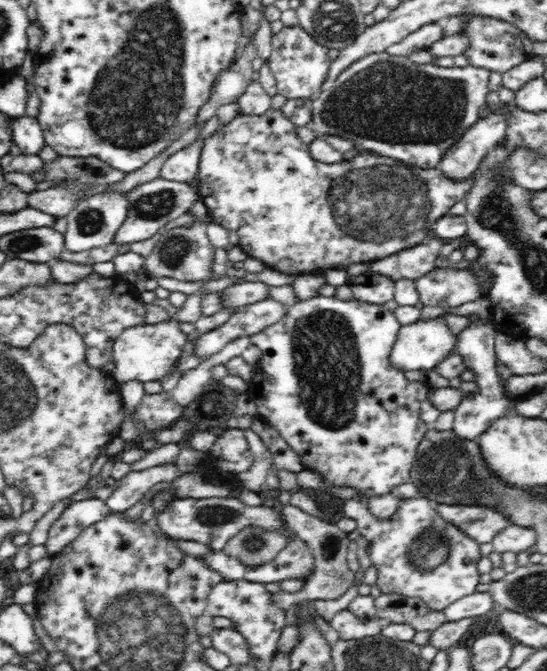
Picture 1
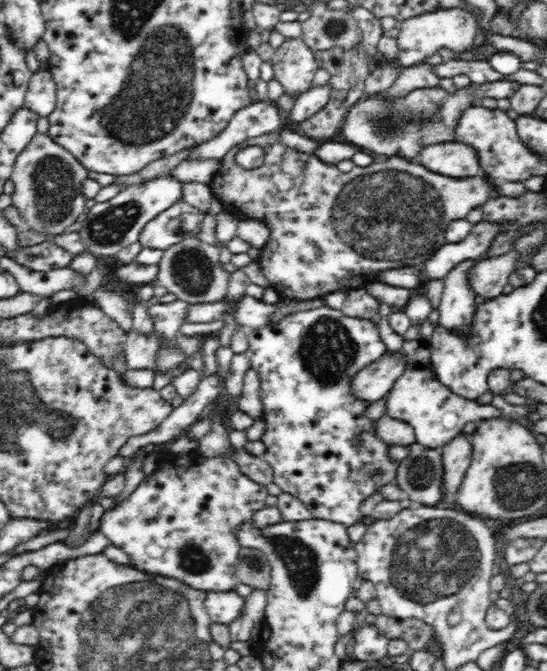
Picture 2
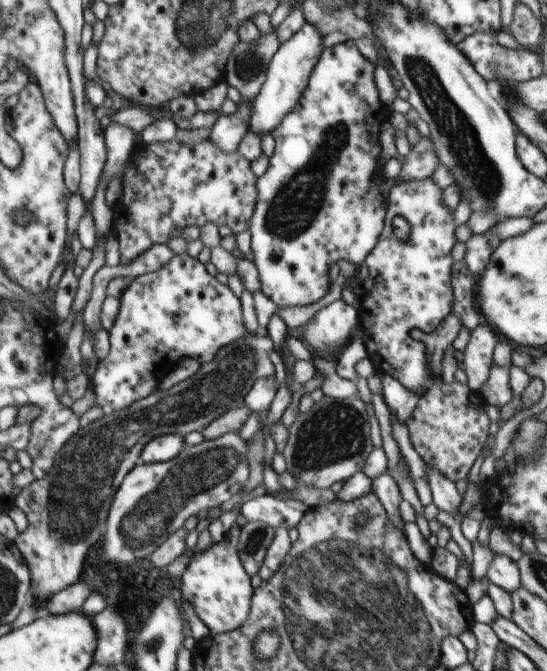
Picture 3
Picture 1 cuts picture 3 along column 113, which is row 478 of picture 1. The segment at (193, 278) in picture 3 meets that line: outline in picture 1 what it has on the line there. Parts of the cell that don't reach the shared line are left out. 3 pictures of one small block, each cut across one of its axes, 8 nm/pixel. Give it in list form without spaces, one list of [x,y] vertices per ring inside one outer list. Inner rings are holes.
[[[316,296],[309,299],[300,297],[296,304],[286,309],[286,314],[278,322],[272,323],[258,334],[249,336],[251,344],[258,346],[261,350],[260,360],[255,365],[254,374],[246,392],[250,400],[259,407],[259,417],[278,430],[286,443],[300,457],[300,463],[304,469],[320,473],[330,485],[362,490],[366,498],[395,493],[395,487],[411,482],[411,470],[415,464],[416,452],[426,431],[431,427],[420,418],[420,408],[426,400],[430,386],[427,382],[408,380],[405,371],[400,370],[391,362],[391,350],[401,327],[396,315],[385,305],[364,302],[354,297],[350,300],[340,300],[338,297]]]

